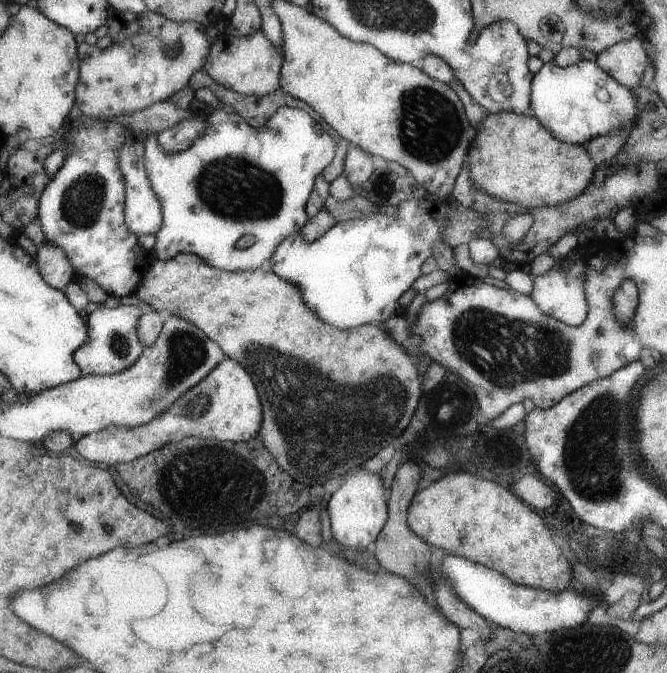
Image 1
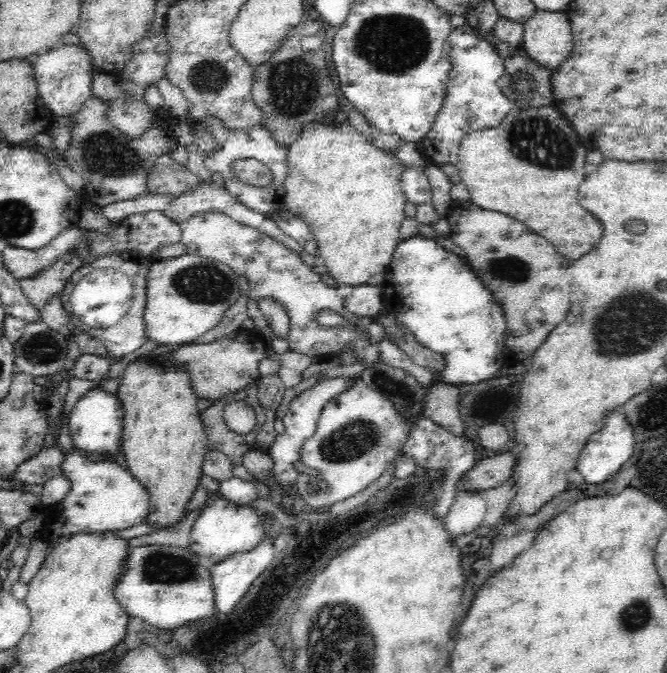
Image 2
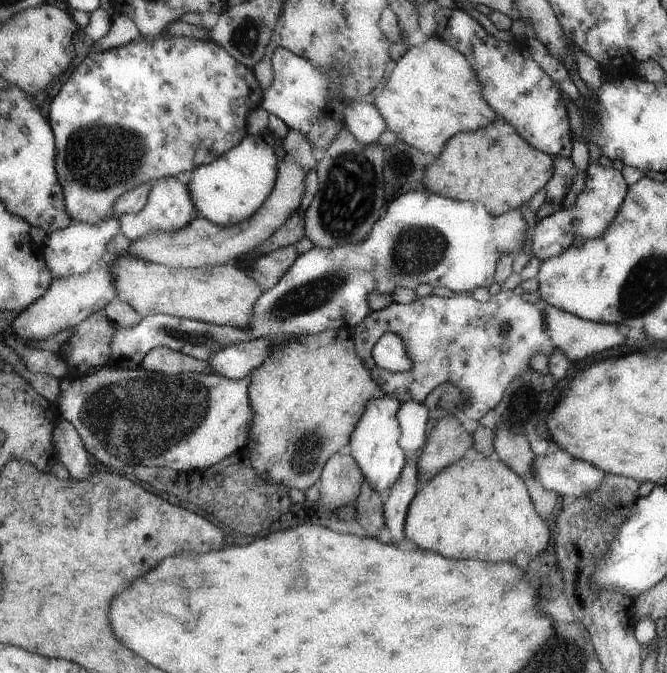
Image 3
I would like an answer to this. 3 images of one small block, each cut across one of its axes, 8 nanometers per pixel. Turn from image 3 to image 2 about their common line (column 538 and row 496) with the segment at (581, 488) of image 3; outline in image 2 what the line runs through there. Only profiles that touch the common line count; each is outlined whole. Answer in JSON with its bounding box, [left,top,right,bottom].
[443,491,485,538]

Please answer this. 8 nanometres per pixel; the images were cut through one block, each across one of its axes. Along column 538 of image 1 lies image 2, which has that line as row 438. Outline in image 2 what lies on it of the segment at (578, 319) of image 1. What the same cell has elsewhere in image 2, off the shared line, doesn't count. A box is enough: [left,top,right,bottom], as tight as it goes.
[253,377,357,506]

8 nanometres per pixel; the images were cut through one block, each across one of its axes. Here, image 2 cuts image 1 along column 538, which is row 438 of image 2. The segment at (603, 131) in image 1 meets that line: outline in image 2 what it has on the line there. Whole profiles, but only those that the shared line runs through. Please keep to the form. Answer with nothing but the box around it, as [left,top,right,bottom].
[68,388,124,462]

